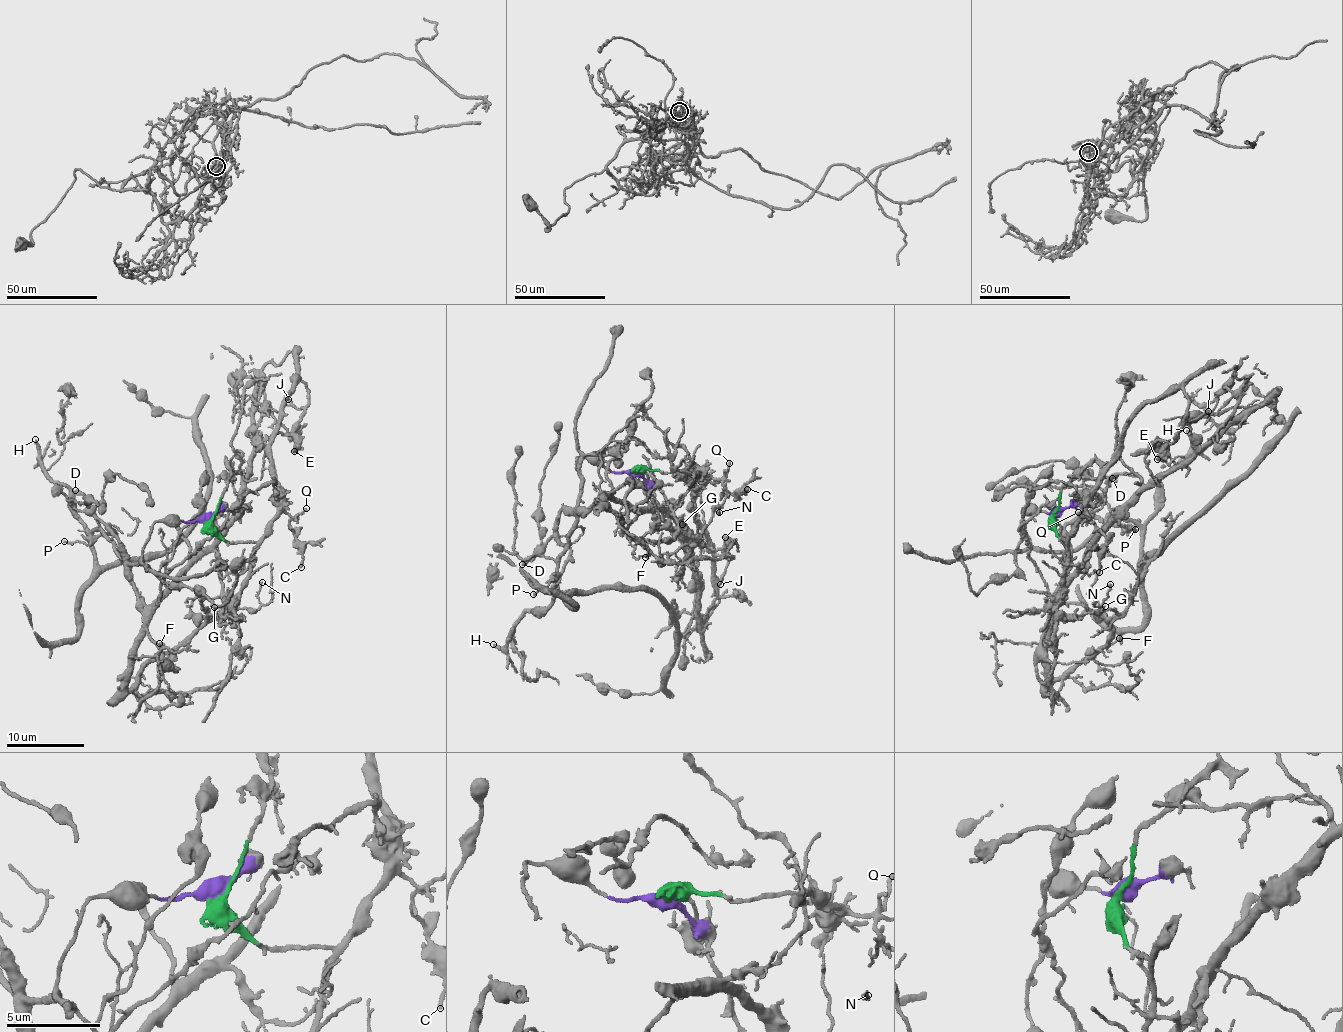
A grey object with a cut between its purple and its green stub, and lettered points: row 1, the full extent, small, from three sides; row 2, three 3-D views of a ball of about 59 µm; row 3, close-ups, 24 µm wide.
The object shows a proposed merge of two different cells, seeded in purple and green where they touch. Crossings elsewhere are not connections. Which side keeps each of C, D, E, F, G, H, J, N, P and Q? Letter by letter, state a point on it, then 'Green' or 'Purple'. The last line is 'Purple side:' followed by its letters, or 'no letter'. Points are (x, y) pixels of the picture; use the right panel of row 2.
C: Place: (1099, 572). Green
D: Place: (1112, 478). Purple
E: Place: (1157, 459). Green
F: Place: (1119, 638). Purple
G: Place: (1105, 606). Purple
H: Place: (1186, 430). Purple
J: Place: (1208, 411). Green
N: Place: (1110, 584). Purple
P: Place: (1135, 529). Purple
Q: Place: (1078, 512). Green
Purple side: D, F, G, H, N, P

